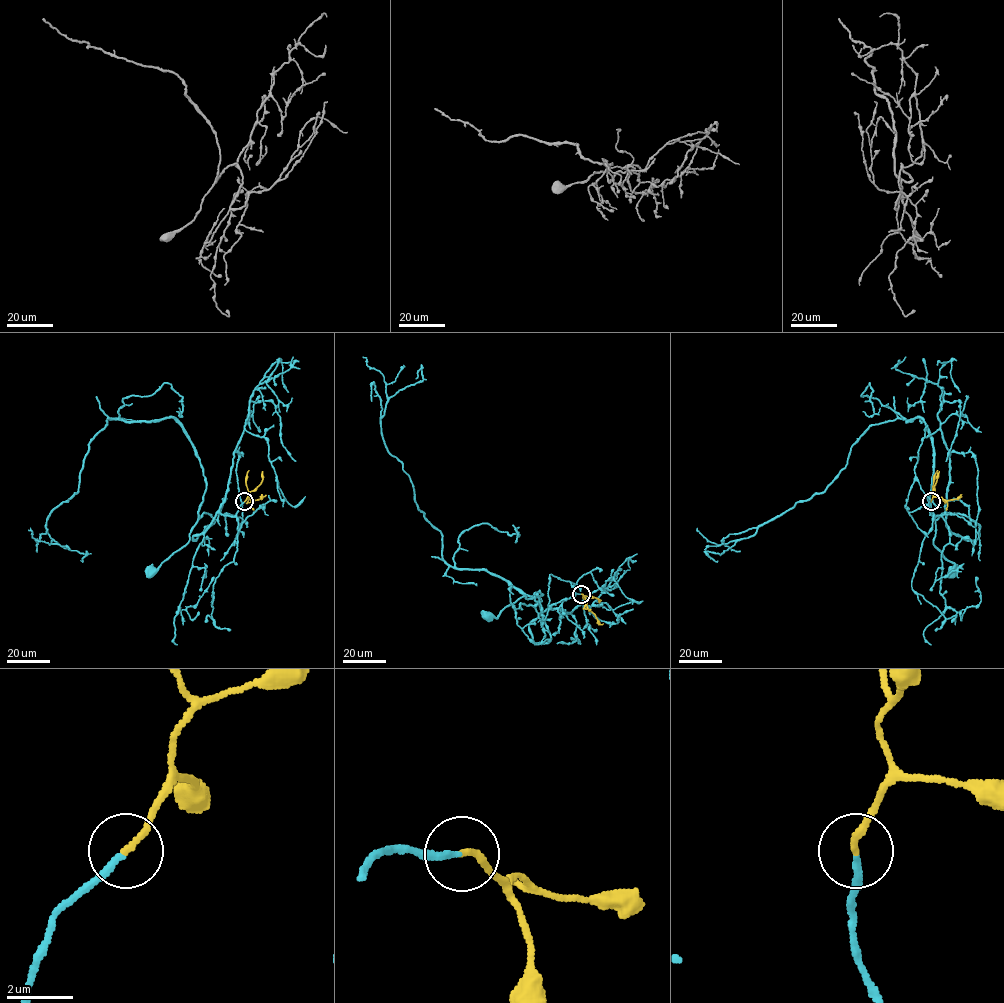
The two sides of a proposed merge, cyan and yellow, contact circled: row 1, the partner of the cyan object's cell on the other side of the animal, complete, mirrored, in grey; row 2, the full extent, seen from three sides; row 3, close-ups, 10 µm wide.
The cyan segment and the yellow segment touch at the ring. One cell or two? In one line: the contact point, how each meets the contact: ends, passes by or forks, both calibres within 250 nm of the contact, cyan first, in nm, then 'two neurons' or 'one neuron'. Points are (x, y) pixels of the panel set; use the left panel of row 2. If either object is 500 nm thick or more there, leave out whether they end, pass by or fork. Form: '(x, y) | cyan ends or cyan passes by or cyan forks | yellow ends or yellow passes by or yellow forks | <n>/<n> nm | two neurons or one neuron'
(244, 501) | cyan ends | yellow ends | 200/200 nm | one neuron

